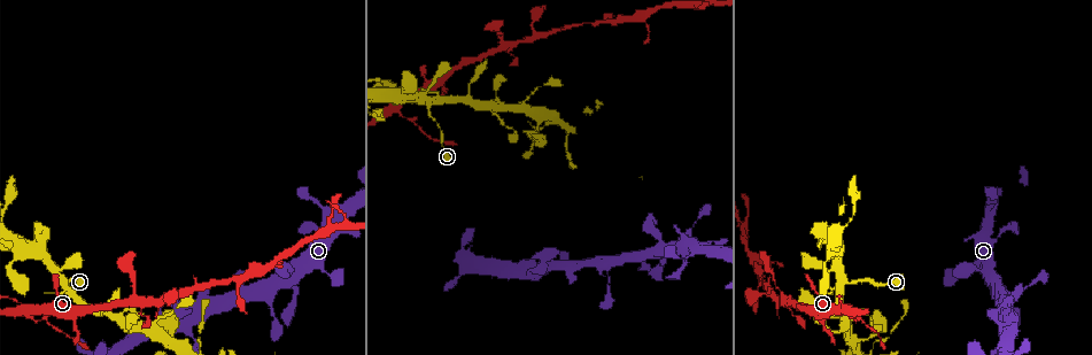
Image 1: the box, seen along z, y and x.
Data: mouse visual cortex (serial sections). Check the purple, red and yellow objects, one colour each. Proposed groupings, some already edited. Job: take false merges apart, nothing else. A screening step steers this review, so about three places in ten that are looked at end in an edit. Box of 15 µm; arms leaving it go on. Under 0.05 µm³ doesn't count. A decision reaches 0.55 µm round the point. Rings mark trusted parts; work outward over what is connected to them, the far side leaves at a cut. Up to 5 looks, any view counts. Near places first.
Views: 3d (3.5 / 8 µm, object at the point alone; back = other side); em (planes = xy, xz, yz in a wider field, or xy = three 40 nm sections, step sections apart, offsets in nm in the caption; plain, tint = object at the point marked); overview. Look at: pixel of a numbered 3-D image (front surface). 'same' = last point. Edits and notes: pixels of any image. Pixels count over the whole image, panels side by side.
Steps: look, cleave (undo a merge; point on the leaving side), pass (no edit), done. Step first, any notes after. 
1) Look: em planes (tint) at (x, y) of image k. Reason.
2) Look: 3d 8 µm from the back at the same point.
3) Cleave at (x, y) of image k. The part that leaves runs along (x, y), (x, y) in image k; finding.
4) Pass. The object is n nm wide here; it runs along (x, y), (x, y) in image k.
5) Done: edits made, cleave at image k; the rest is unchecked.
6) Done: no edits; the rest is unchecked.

Look: em xy step 1 (tint) at (566, 133) of image 1. Thick turns thin.

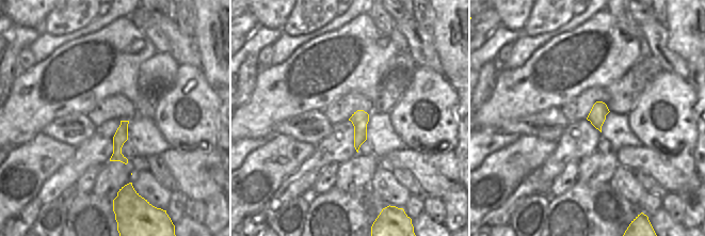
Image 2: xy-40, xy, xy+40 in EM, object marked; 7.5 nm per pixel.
Look: 3d 3.5 µm from the back at the same point. See where the arms go.

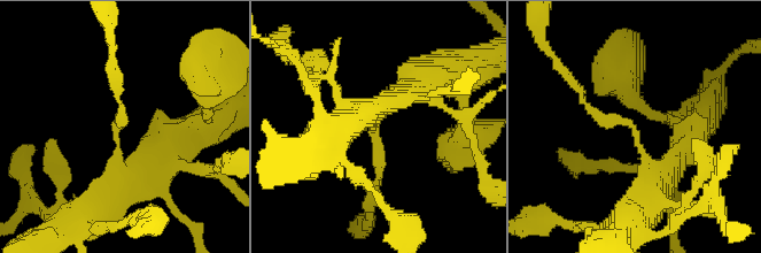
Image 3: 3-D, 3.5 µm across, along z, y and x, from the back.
Pass. The arms are 150, 300 nm wide; it runs along (410, 87), (374, 114), (378, 182) in image 3; continuous, no second cell.

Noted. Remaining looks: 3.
Look: 3d 3.5 µm at (501, 49) of image 1. Abrupt turn.

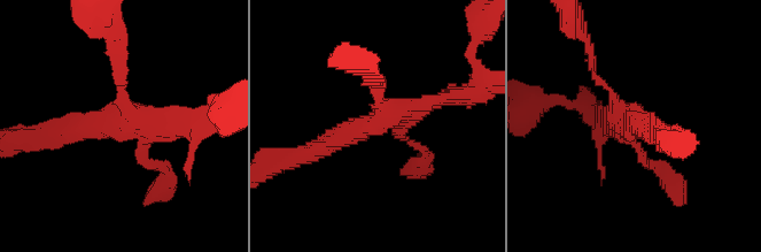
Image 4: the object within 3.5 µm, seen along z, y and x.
Look: em planes (tint) at (626, 124) of image 4. Shape alone is not enough.

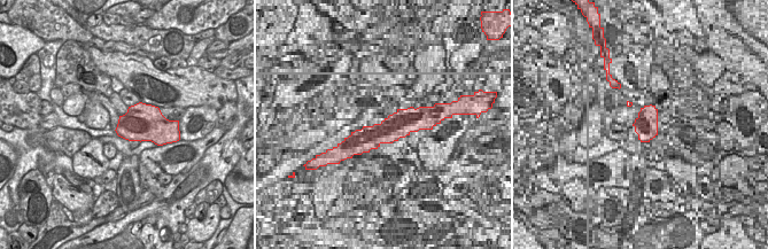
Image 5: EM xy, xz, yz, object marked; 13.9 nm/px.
Pass. It runs along (317, 149), (397, 111), (457, 96) in image 4; all the same cell.

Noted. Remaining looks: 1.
Done: no edits; the rest is unchecked.

